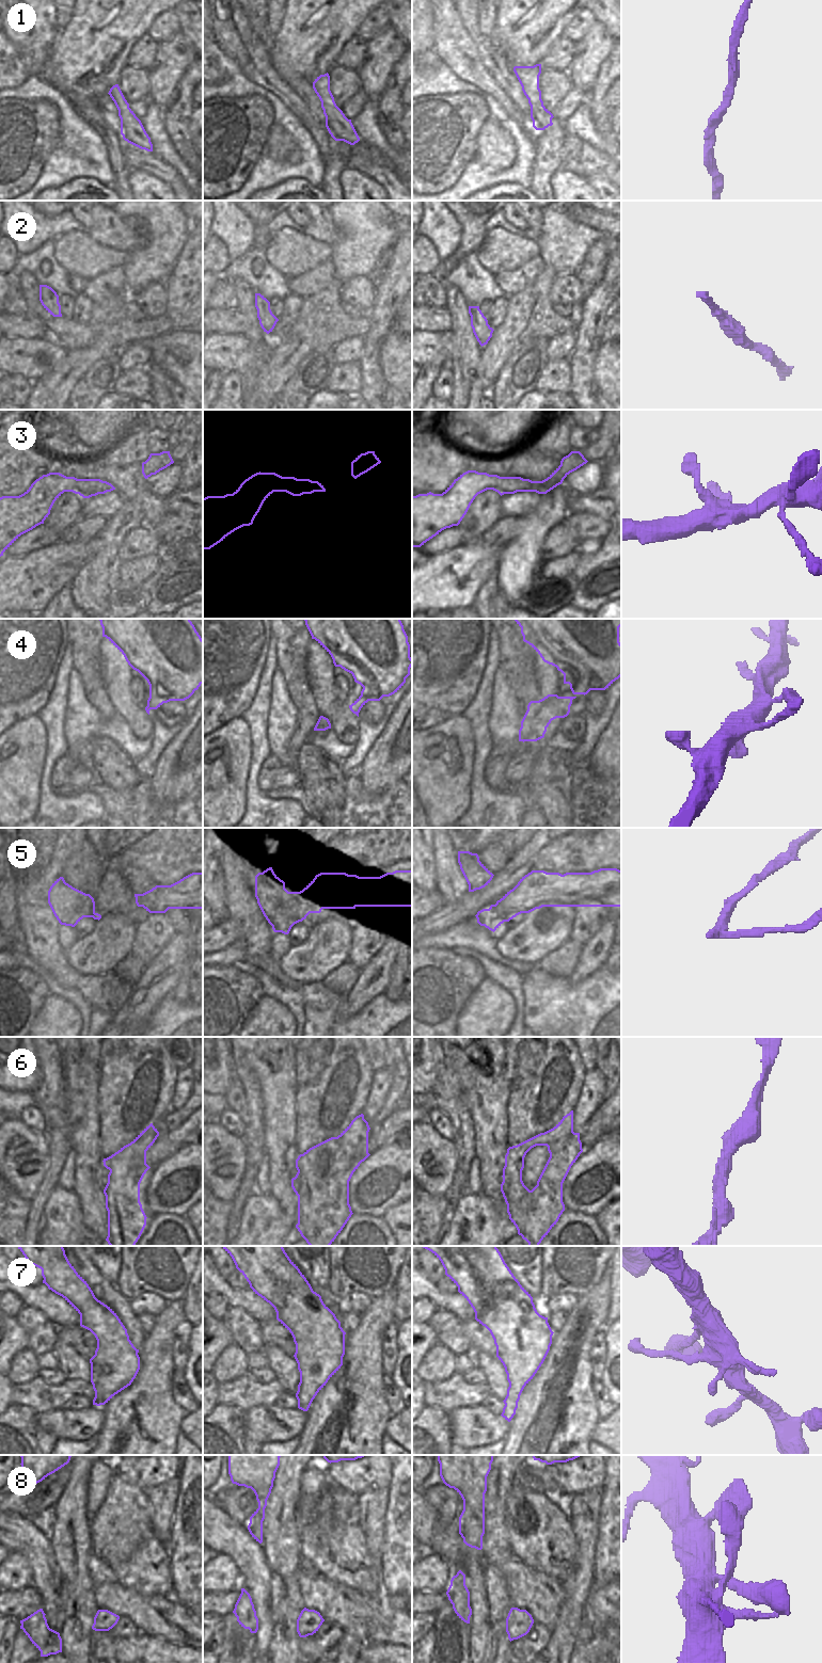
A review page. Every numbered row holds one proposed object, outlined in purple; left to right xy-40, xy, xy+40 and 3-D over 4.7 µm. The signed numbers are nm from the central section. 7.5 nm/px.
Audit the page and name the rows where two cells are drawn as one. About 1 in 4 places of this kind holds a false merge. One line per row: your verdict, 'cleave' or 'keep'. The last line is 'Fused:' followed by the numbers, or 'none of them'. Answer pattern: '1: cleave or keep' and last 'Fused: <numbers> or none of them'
1: keep
2: keep
3: keep
4: keep
5: cleave
6: keep
7: keep
8: keep
Fused: 5

